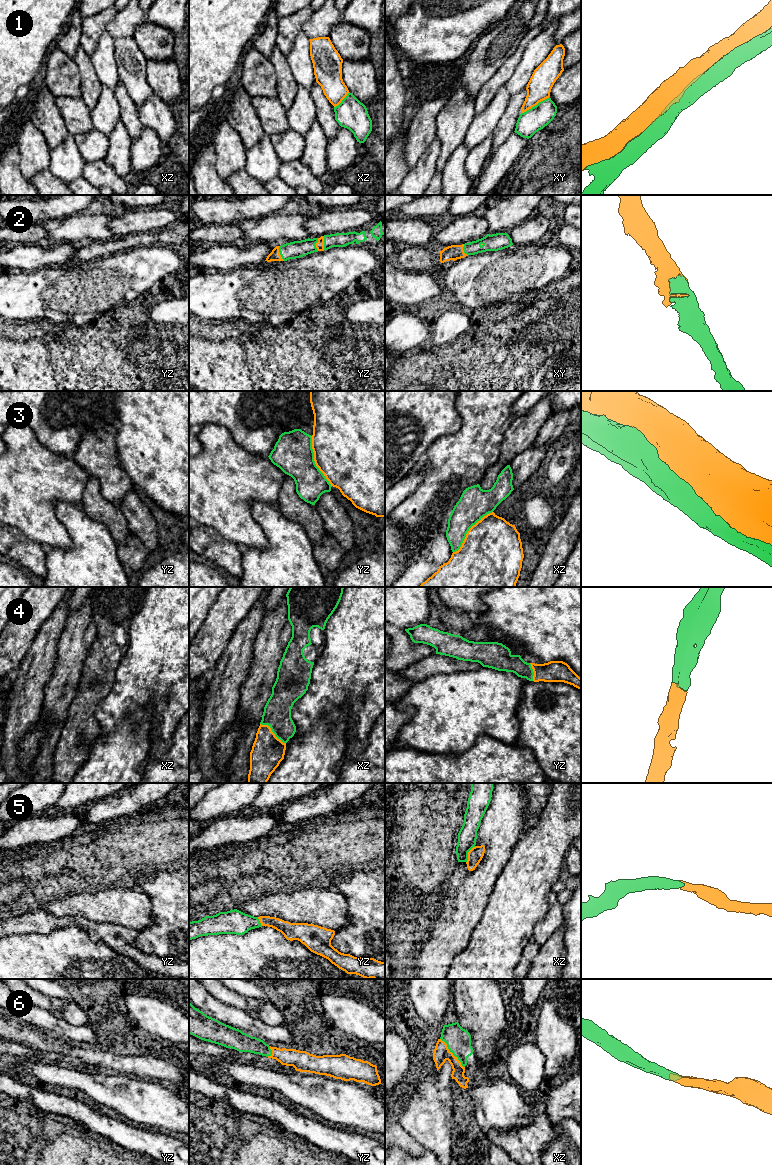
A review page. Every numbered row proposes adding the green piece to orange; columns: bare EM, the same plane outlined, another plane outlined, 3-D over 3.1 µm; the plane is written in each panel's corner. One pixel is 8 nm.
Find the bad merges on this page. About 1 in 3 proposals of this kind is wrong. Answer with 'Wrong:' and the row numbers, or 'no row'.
Wrong: 1, 3

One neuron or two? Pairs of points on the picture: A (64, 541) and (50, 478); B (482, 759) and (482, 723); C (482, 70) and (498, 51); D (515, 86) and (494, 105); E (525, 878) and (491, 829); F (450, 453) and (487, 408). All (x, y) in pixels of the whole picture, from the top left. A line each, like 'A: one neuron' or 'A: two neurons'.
A: one neuron
B: two neurons
C: one neuron
D: two neurons
E: two neurons
F: one neuron

